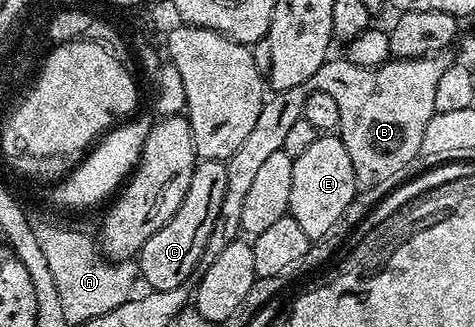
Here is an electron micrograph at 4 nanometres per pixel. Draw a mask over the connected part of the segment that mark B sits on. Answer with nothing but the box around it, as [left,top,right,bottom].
[199,52,453,270]

